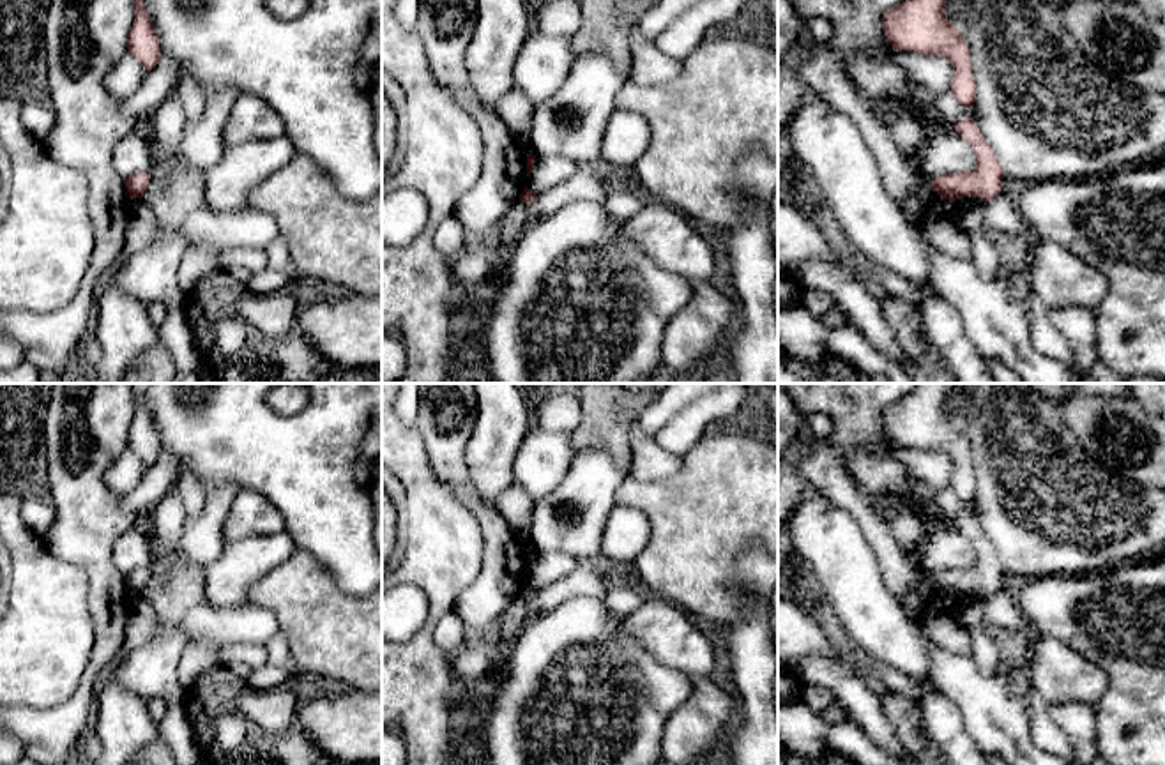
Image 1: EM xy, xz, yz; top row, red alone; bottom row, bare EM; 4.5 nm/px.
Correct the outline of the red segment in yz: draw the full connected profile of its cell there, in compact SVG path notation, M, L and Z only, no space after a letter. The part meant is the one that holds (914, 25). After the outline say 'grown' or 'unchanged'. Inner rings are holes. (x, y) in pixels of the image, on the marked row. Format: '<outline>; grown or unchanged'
M905 0L882 16L886 41L902 51L942 57L953 65L951 92L963 108L976 101L969 48L946 18L946 0Z; unchanged

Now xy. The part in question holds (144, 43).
M134 0L134 21L127 39L127 53L131 53L147 72L150 72L161 58L161 41L143 0Z; unchanged

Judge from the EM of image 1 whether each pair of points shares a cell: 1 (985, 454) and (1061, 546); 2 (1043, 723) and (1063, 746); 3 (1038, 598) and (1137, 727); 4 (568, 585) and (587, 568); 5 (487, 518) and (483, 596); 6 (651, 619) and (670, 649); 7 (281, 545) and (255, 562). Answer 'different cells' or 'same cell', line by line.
1: same cell
2: same cell
3: same cell
4: same cell
5: same cell
6: same cell
7: same cell

